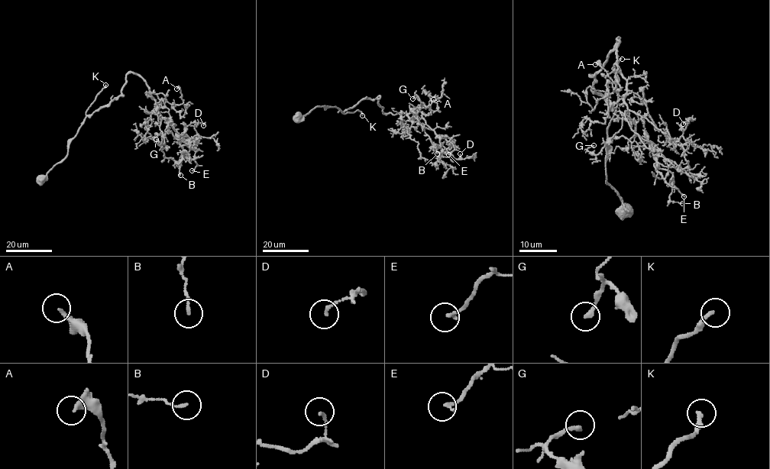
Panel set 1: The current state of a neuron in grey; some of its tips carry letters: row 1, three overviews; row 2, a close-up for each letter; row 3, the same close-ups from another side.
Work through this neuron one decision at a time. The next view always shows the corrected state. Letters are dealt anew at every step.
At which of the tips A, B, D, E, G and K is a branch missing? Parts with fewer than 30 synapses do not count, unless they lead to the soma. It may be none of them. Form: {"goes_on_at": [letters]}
{"goes_on_at": ["K"]}

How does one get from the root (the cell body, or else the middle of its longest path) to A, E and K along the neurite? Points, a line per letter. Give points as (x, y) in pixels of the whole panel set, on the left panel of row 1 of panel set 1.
A: (40, 179), (66, 156), (85, 117), (121, 95), (128, 73), (137, 74), (160, 99), (179, 105), (176, 88)
E: (40, 179), (66, 156), (85, 117), (121, 95), (131, 72), (145, 82), (168, 129), (196, 163), (192, 170)
K: (40, 179), (46, 177), (46, 173), (66, 156), (70, 140), (85, 117), (86, 110), (105, 85)

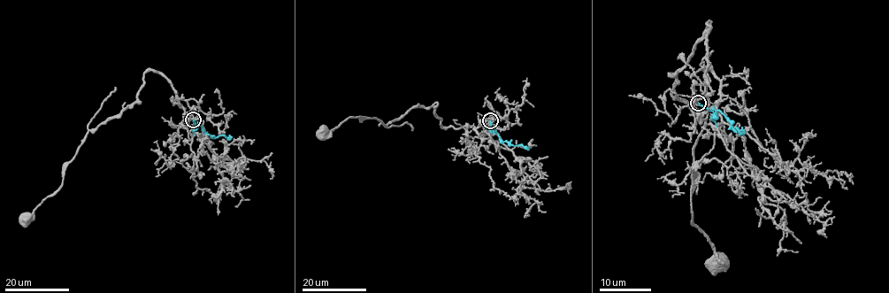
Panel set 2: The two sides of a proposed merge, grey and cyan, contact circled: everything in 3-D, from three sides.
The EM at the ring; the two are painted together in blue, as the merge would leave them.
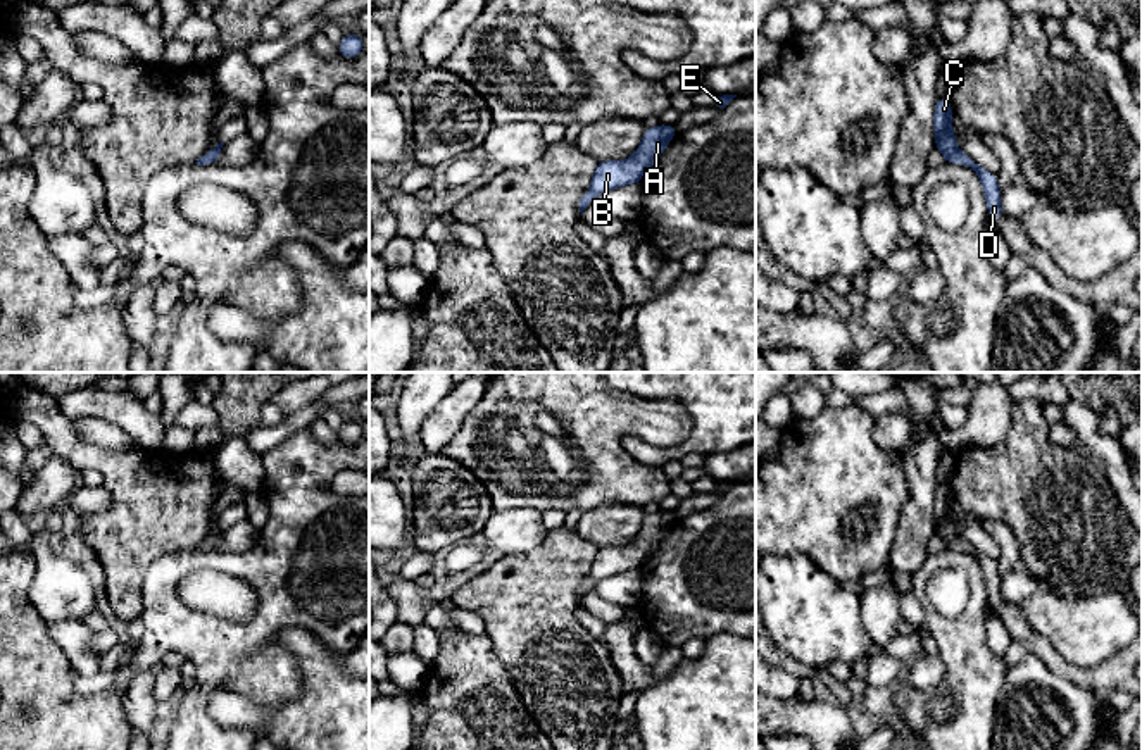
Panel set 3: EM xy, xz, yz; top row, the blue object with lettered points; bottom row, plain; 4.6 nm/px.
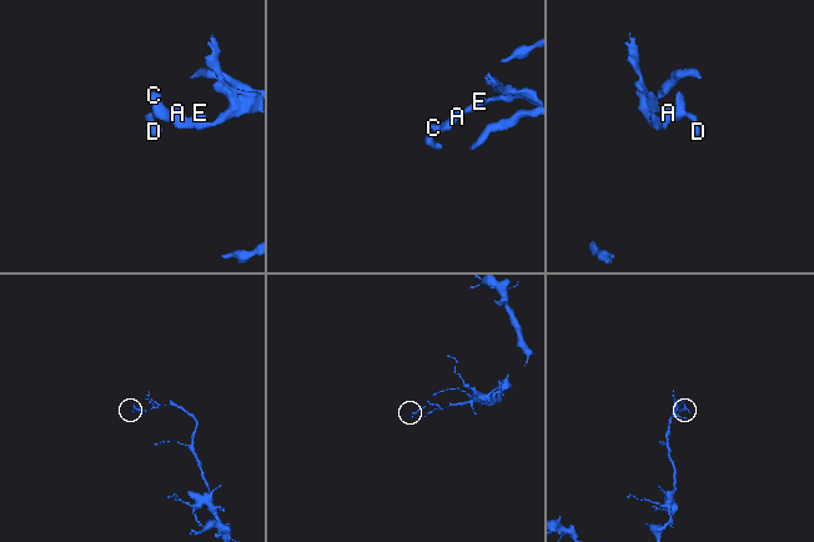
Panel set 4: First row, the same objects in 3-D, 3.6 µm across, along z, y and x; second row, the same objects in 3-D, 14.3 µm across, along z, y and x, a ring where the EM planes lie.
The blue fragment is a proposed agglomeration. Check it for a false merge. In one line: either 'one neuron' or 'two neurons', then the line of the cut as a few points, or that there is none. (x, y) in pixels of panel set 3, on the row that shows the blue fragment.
one neuron; cut none

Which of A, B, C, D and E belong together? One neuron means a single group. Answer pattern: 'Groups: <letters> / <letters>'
Groups: A B C D E

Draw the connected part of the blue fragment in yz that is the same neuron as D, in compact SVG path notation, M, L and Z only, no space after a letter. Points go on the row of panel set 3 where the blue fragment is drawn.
M938 97L933 109L935 148L944 155L945 164L963 164L980 179L988 209L988 221L999 221L1002 216L1002 200L997 176L976 164L968 153L957 148L952 128L952 107L949 97Z

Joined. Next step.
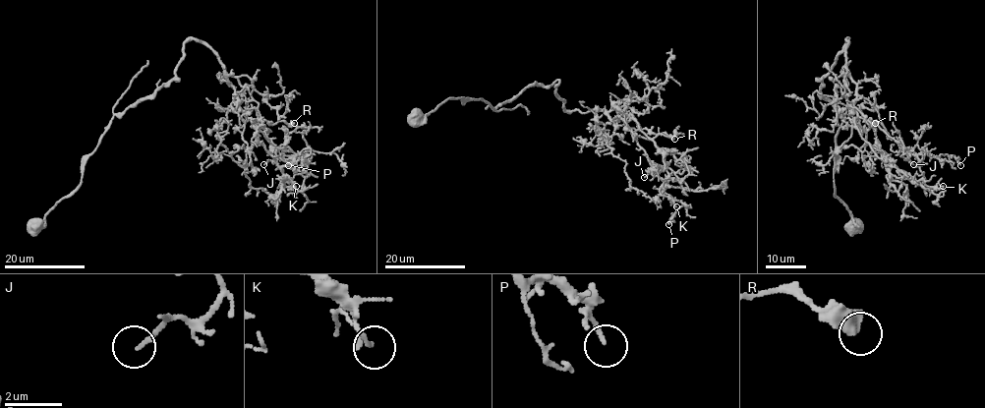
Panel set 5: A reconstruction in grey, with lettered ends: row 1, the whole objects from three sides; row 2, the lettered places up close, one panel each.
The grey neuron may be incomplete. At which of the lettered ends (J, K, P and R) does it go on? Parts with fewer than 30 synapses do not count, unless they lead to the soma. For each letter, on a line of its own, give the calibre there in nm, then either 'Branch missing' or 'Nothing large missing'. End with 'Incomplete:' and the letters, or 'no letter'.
J: Thickness 130 nm. Nothing large missing
K: Thickness 120 nm. Nothing large missing
P: Thickness 130 nm. Nothing large missing
R: Thickness 550 nm. Nothing large missing
Incomplete: no letter

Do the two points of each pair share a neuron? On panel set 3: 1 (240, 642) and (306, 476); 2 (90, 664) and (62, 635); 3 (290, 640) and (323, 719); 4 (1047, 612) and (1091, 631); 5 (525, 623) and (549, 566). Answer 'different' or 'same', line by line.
1: same
2: same
3: same
4: same
5: same

